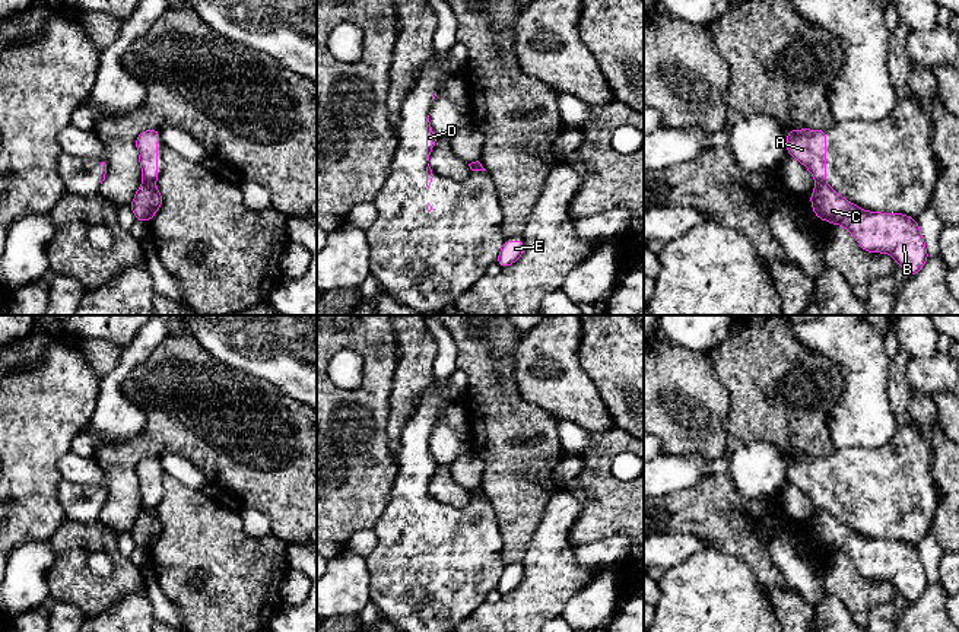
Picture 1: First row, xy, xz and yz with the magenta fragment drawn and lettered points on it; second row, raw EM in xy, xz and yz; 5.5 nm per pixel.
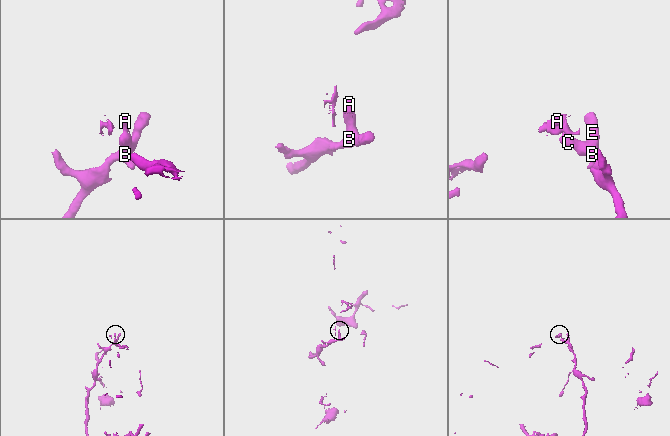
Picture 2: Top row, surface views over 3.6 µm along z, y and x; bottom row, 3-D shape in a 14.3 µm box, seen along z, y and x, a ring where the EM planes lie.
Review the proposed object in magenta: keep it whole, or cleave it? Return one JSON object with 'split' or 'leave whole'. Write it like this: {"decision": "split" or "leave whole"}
{"decision": "split"}

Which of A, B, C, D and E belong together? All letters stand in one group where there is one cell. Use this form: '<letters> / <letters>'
A D / B C E

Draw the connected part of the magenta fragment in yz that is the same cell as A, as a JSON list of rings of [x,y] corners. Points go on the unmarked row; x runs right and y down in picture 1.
[[[826,457],[787,458],[787,480],[801,489],[816,509],[826,511]]]

